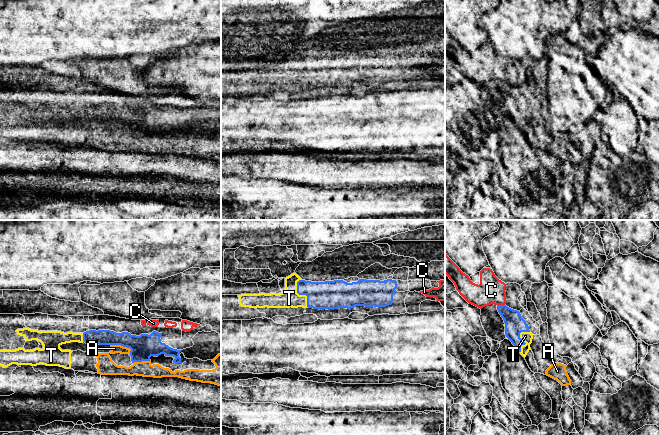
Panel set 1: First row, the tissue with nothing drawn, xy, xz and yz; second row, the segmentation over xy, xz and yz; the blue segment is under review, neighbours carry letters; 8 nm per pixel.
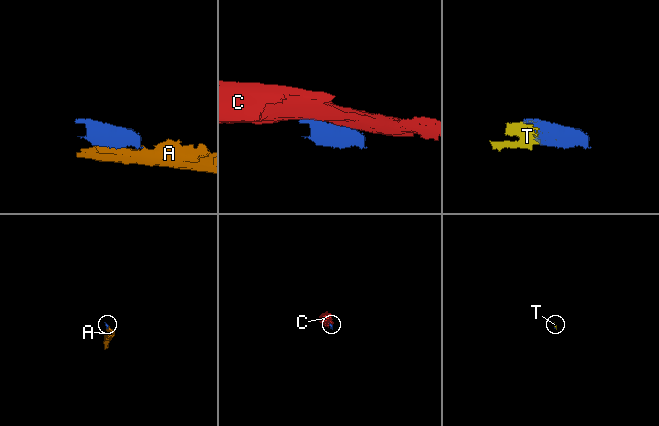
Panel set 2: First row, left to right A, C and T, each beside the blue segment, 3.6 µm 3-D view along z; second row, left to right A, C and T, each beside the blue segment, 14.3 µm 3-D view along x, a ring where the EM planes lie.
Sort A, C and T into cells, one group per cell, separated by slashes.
A / C / T

